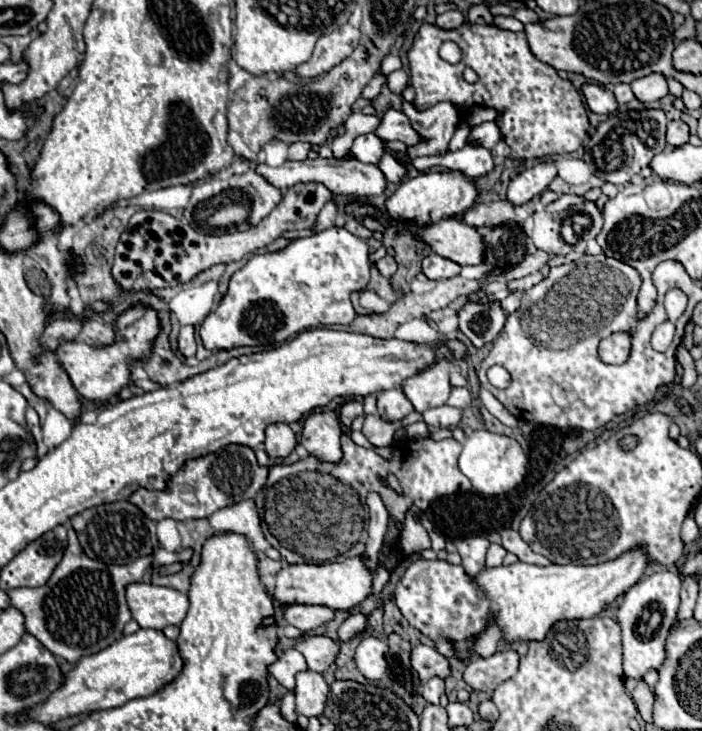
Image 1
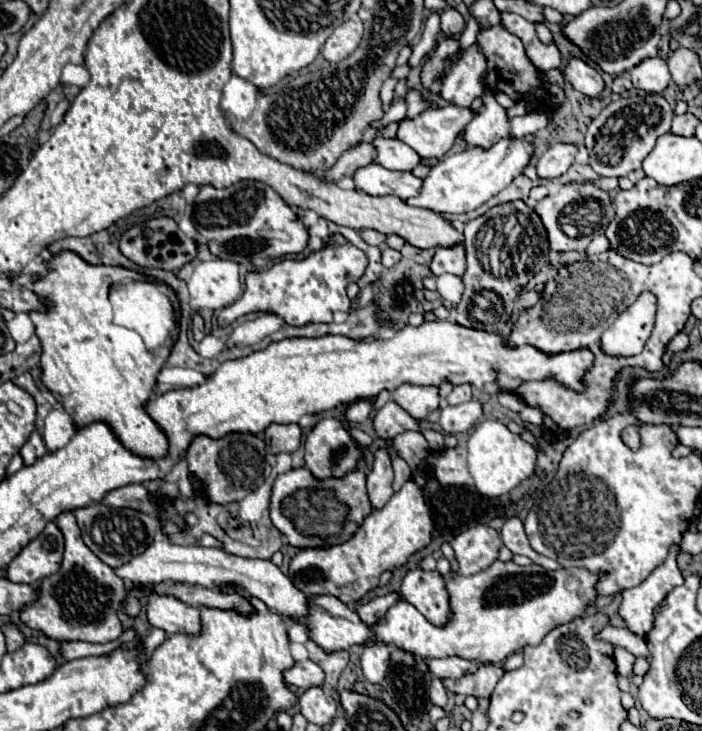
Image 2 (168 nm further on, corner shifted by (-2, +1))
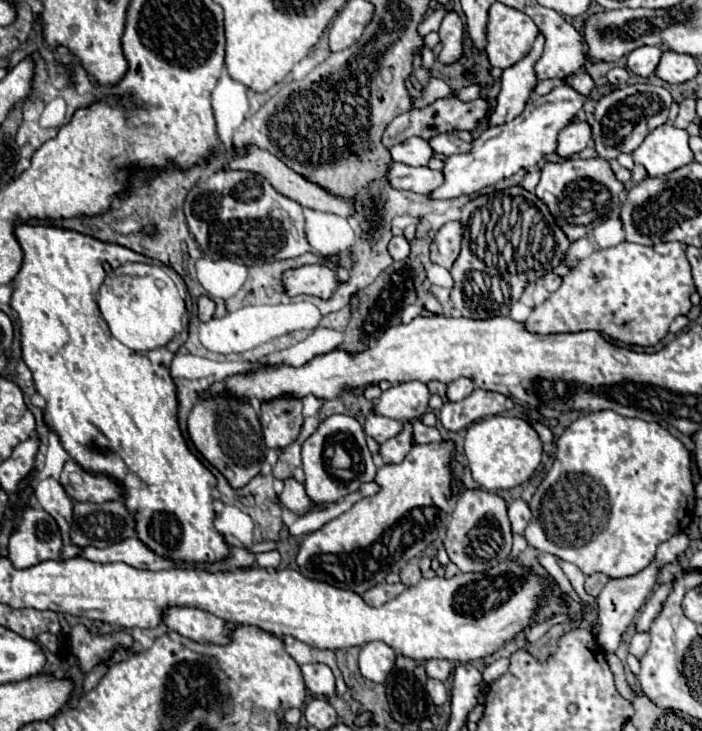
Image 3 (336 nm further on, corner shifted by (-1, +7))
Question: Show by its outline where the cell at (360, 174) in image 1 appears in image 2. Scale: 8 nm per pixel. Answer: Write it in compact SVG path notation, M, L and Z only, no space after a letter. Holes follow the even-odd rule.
M379 164L359 168L353 180L359 190L371 196L397 196L401 200L417 196L423 186L423 180L411 172L393 172Z

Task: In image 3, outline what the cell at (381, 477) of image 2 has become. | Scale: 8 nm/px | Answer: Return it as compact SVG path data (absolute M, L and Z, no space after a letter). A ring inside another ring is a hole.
M404 422L404 430L386 440L386 444L380 444L380 456L384 464L400 464L404 460L404 456L410 452L412 448L412 426L410 422Z

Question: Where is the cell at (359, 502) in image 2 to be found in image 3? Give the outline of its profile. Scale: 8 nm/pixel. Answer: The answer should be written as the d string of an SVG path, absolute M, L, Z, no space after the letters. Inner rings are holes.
M294 476L286 478L284 490L280 492L278 502L280 502L280 506L288 508L288 510L294 512L296 516L304 516L304 514L308 514L308 512L312 512L312 510L320 510L320 508L322 508L322 506L316 506L316 504L306 496L304 484L298 482Z

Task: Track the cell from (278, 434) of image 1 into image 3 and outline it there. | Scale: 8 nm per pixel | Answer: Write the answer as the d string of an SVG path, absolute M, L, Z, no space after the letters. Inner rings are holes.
M290 396L276 398L260 408L264 442L272 450L290 446L302 428L302 402Z

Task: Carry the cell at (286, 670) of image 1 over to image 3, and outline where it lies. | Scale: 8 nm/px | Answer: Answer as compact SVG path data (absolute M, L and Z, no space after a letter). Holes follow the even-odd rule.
M302 664L300 670L304 676L306 688L310 692L314 692L316 696L322 696L322 698L330 698L336 694L334 676L326 664Z

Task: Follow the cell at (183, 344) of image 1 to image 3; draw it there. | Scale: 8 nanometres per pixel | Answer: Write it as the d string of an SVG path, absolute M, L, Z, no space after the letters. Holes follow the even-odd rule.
M200 296L200 300L198 300L198 318L200 318L200 322L210 320L212 314L214 314L214 302L208 296Z

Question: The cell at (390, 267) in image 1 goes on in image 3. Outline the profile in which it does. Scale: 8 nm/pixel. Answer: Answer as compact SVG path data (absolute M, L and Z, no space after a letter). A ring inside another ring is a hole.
M394 236L388 244L388 252L394 260L404 260L410 254L410 246L402 236Z

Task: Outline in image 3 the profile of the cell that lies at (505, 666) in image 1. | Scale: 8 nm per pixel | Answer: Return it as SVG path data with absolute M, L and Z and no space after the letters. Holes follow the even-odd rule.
M428 660L426 662L426 674L430 678L436 678L440 682L446 682L446 678L450 676L450 662L448 660Z

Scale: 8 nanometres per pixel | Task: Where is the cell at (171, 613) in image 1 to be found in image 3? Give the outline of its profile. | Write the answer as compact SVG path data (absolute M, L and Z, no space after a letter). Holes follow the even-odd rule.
M168 606L164 610L164 624L170 630L202 644L226 644L228 632L234 628L234 624L216 618L206 610L186 606Z

